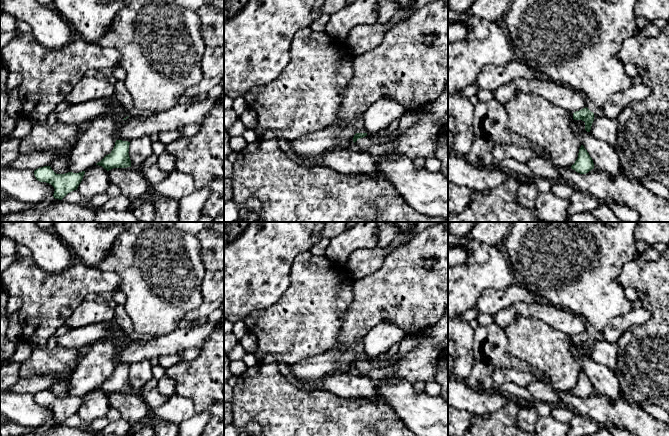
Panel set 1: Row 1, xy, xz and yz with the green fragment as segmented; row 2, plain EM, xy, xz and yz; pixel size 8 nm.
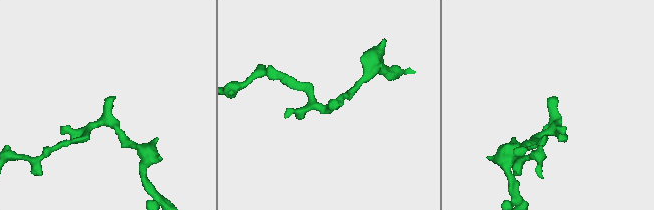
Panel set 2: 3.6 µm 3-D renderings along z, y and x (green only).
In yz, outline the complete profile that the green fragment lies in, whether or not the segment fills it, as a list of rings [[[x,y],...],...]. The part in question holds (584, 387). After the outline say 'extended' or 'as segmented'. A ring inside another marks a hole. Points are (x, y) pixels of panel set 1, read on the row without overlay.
[[[581,369],[578,382],[571,392],[580,398],[586,398],[594,393],[593,384],[583,369]]]; as segmented

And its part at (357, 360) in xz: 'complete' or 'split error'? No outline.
split error

